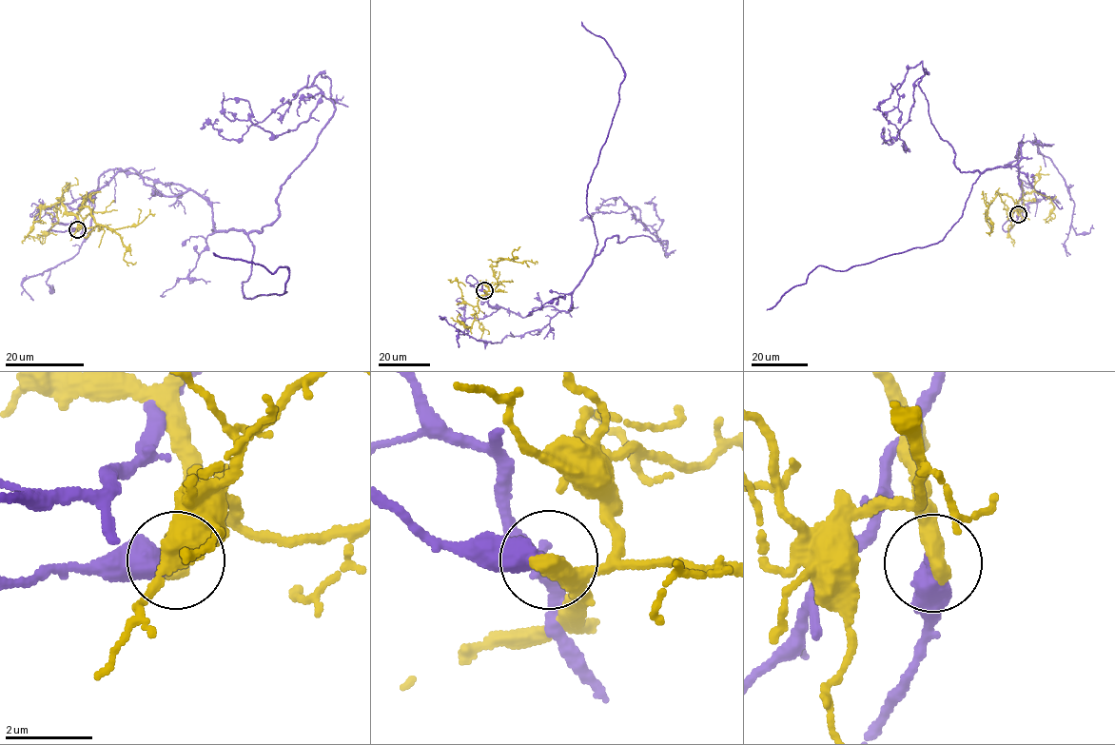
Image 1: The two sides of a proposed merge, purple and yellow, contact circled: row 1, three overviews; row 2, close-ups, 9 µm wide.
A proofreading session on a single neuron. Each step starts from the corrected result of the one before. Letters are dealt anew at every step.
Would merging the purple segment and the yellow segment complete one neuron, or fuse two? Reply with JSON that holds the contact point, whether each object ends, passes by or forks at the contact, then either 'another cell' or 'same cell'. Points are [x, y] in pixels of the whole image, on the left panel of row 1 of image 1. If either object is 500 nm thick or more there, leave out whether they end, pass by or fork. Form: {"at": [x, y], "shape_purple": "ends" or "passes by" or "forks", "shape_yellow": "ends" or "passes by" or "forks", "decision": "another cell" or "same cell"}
{"at": [77, 229], "decision": "another cell"}

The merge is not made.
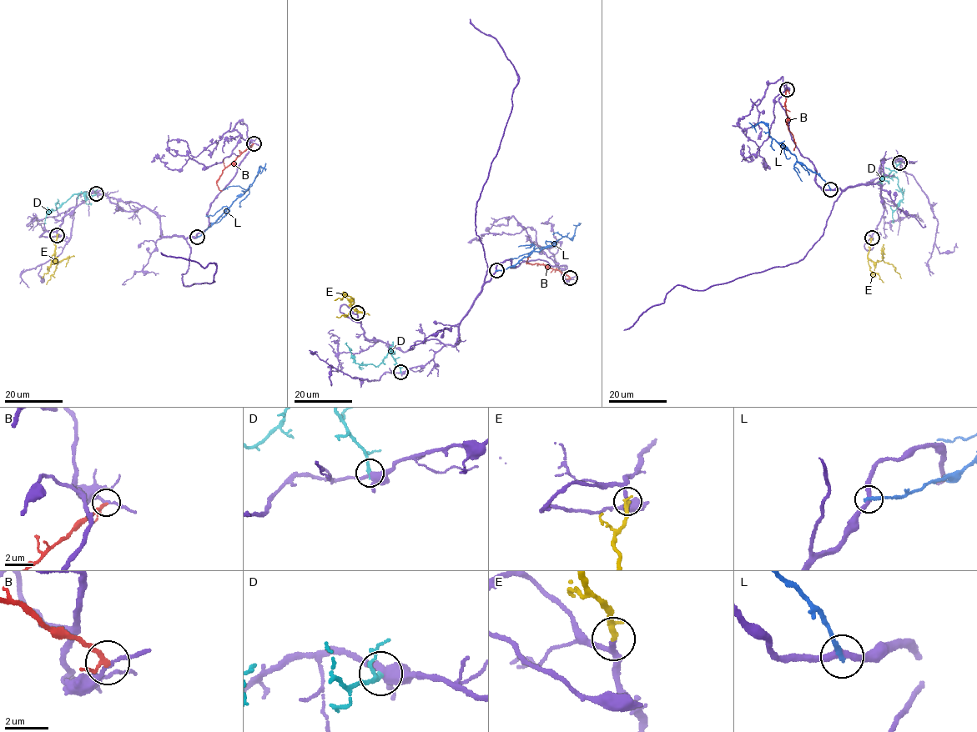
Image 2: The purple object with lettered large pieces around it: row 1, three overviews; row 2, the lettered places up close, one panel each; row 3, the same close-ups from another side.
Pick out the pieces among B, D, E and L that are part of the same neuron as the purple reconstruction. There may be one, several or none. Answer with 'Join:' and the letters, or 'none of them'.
Join: E

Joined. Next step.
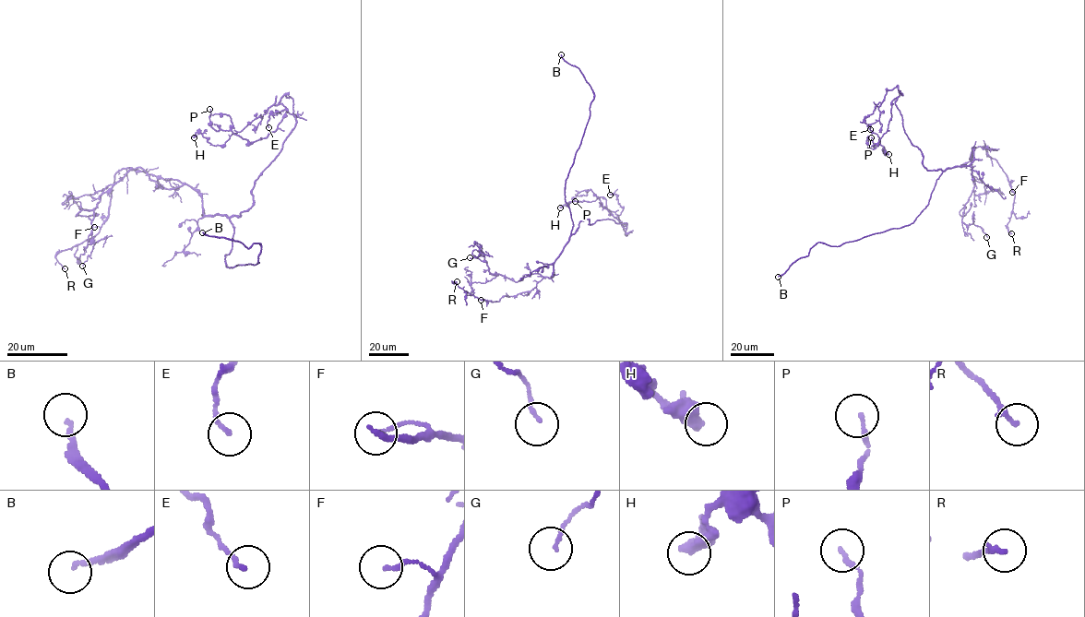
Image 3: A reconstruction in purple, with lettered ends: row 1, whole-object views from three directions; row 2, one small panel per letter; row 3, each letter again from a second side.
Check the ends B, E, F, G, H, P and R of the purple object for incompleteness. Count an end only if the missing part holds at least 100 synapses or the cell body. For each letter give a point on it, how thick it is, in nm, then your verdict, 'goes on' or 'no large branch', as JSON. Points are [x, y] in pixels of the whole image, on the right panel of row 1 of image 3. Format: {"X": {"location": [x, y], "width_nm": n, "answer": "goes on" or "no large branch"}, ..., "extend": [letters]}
{"B": {"location": [778, 277], "width_nm": 170, "answer": "goes on"}, "E": {"location": [870, 129], "width_nm": 160, "answer": "no large branch"}, "F": {"location": [1012, 192], "width_nm": 110, "answer": "no large branch"}, "G": {"location": [986, 237], "width_nm": 110, "answer": "no large branch"}, "H": {"location": [888, 154], "width_nm": 320, "answer": "no large branch"}, "P": {"location": [871, 137], "width_nm": 150, "answer": "no large branch"}, "R": {"location": [1011, 233], "width_nm": 190, "answer": "no large branch"}, "extend": ["B"]}

